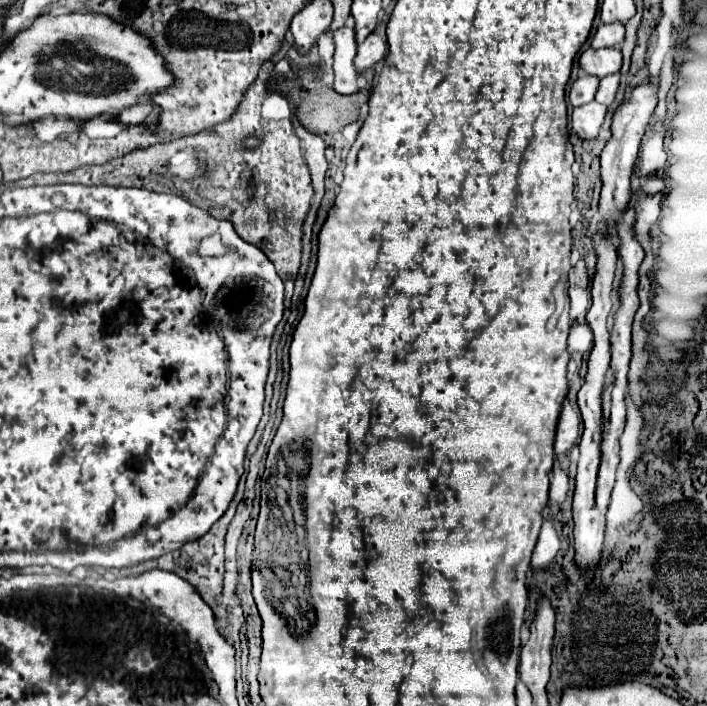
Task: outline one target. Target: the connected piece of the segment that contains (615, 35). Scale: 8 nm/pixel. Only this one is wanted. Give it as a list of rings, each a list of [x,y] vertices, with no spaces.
[[[602,23],[596,29],[596,35],[592,39],[592,47],[614,47],[624,41],[624,25],[622,23]]]

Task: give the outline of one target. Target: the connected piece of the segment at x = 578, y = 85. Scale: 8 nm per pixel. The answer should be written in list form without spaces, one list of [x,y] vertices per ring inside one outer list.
[[[580,75],[570,87],[570,103],[578,107],[578,105],[592,101],[598,89],[598,81],[600,79],[596,75]]]

